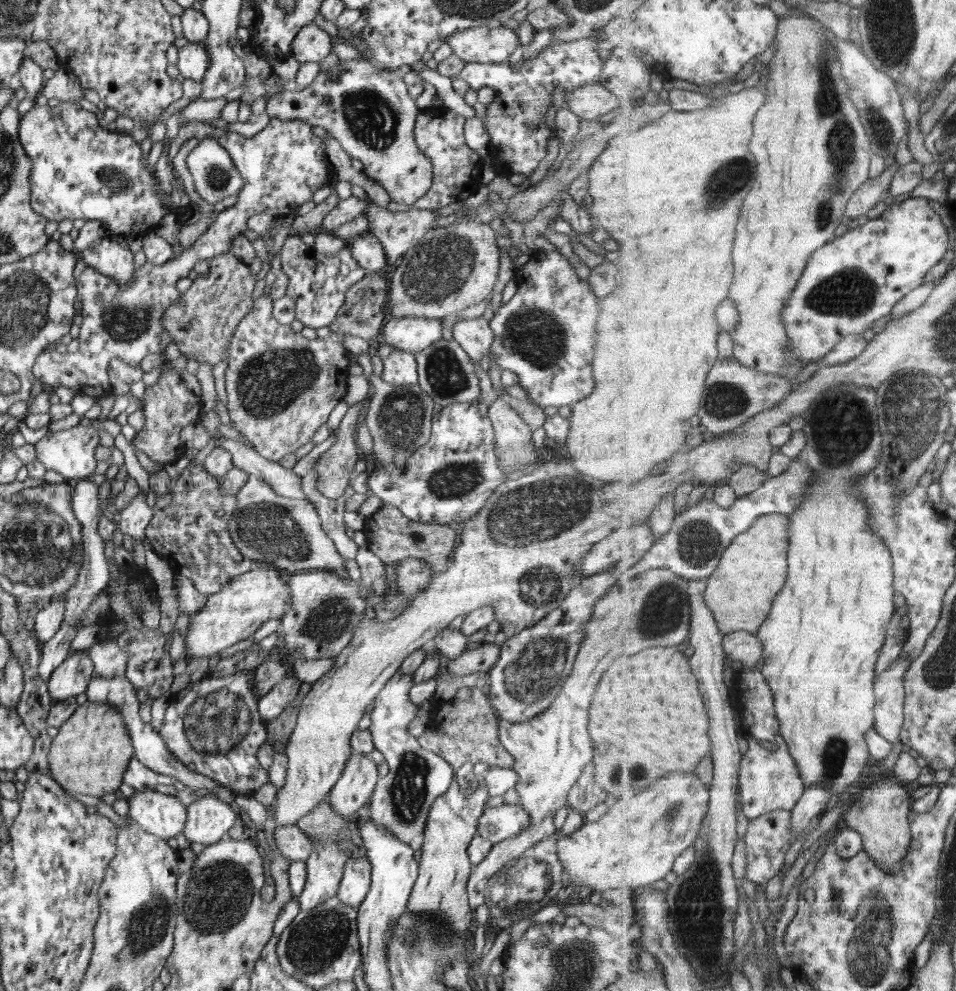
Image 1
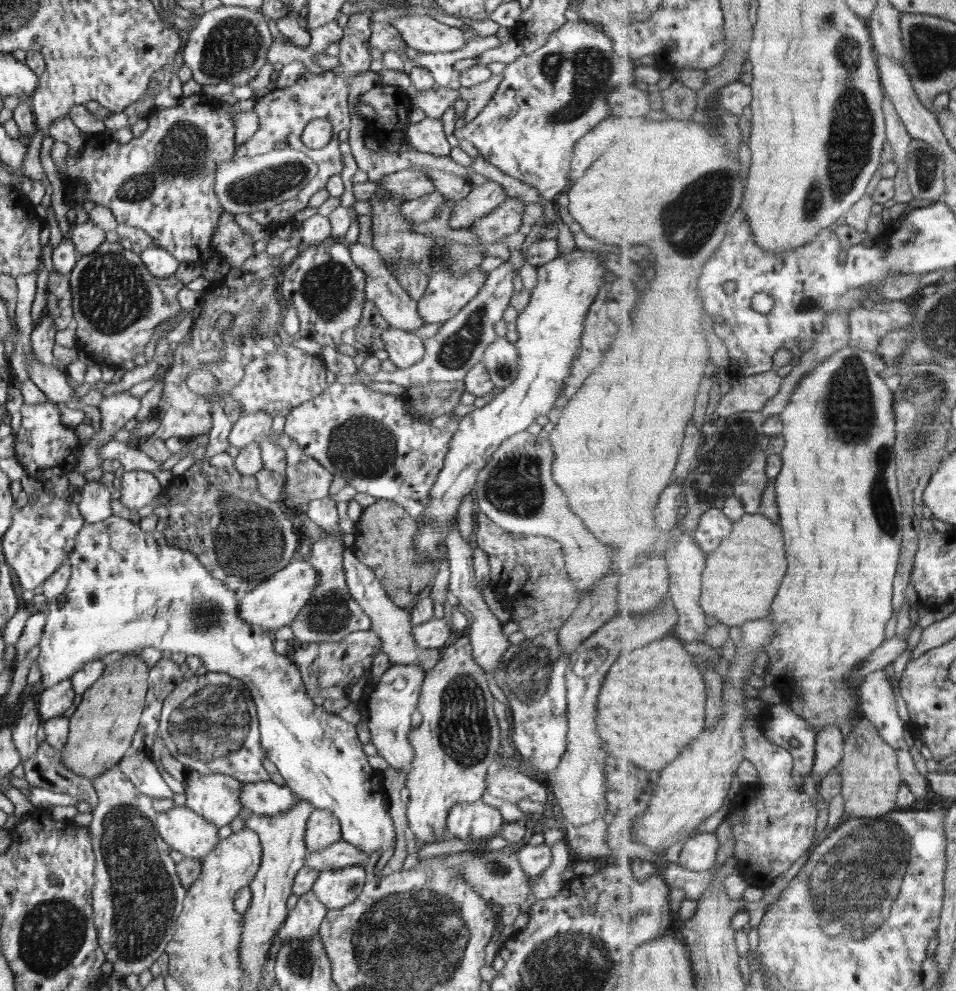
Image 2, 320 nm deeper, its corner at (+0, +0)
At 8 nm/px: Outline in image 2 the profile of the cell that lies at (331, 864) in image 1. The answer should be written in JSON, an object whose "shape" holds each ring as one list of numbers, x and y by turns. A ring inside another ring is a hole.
{"shape":[[312,890,301,895,299,900,289,912,289,916,283,922,277,932,280,940,310,940,321,926,322,920,326,917,327,909,318,901]]}

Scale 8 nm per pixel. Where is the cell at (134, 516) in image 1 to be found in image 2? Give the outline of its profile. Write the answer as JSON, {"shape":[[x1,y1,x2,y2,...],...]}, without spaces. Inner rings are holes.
{"shape":[[132,470,122,475,120,500,129,510,146,506,160,491,160,483,153,473]]}

